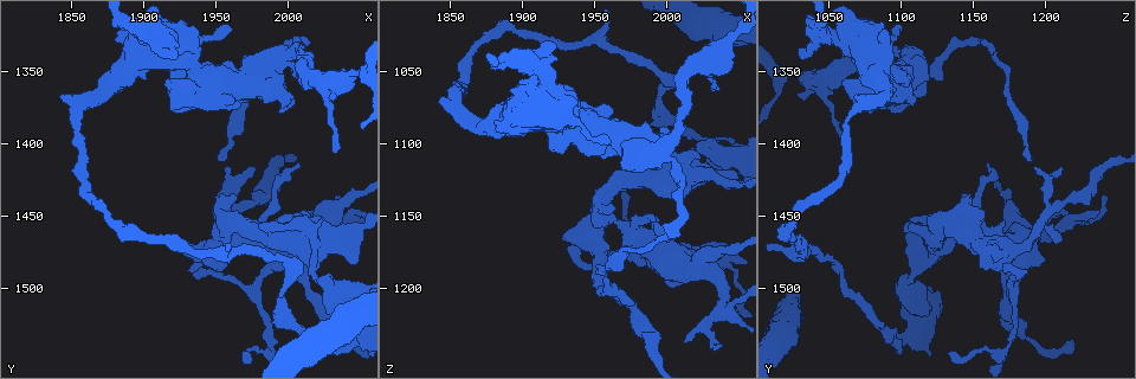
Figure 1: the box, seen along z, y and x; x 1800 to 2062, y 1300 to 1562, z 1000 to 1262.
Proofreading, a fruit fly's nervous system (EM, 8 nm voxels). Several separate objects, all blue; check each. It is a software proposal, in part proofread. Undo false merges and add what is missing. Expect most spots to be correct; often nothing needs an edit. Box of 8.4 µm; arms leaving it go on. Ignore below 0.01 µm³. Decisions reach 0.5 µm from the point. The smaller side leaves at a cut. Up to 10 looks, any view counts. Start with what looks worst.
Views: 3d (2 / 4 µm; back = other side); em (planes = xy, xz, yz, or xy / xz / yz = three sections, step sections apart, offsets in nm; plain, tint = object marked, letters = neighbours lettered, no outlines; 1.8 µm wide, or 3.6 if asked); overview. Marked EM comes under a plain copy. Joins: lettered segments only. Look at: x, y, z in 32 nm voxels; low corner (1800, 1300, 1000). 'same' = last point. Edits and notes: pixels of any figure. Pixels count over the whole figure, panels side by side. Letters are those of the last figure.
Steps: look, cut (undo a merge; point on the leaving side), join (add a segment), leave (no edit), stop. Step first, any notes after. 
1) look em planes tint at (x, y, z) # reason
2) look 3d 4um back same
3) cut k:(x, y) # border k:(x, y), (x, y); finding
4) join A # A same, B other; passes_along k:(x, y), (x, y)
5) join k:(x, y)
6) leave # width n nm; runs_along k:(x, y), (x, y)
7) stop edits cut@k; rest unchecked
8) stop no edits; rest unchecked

look em planes letters at (2036, 1512, 1112) # abrupt turn

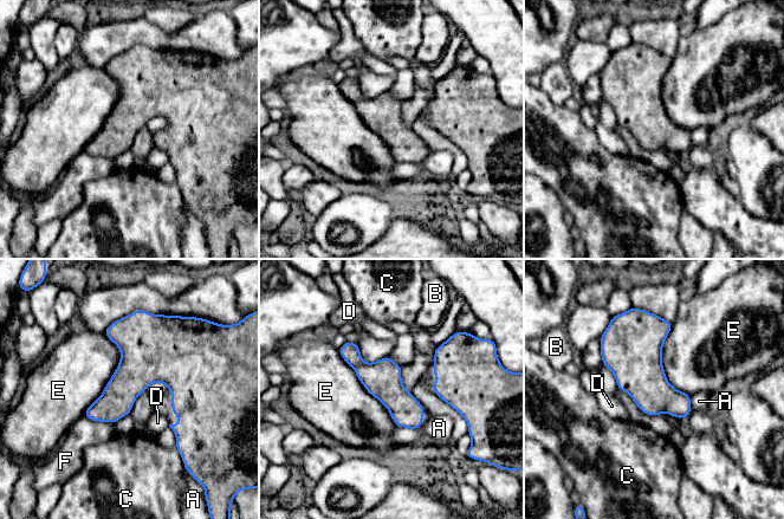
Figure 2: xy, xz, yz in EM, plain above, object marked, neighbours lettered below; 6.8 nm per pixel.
leave # width 260 nm; A other, B other, C other, D other, E other, F other; runs_along 2:(342, 350), (418, 423); one neuron here

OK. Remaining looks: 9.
look 3d 4um at (2002, 1344, 1112) # calibre changes

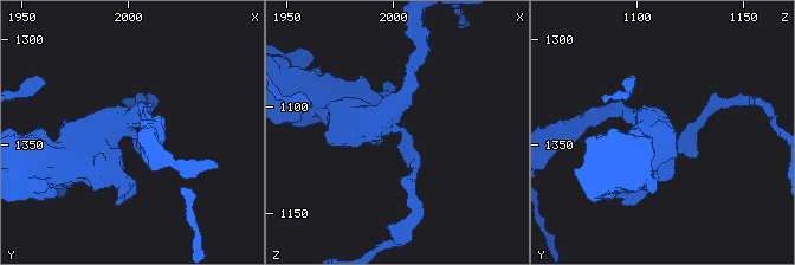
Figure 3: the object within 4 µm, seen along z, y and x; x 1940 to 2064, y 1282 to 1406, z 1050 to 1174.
look em 3.6um planes letters at (2000, 1345, 1110) # arms 3; arm_widths 170, 220, 550 nm

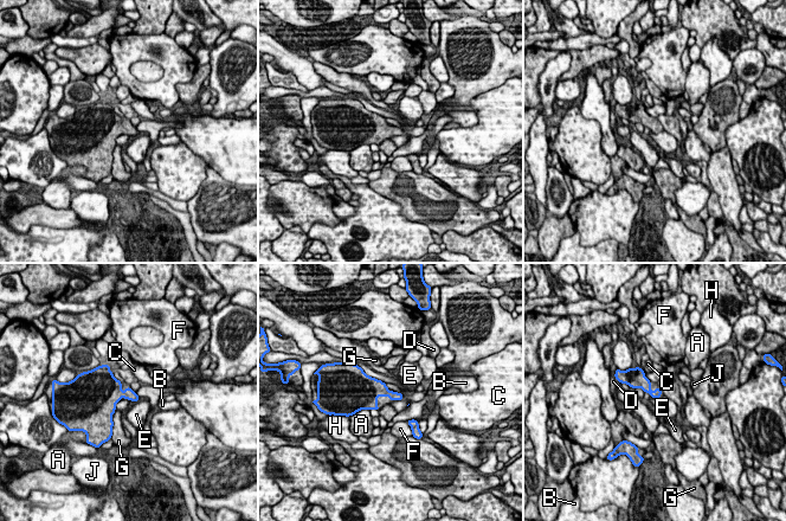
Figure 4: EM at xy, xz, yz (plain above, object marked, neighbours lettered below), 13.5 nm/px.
leave # A other, B other, C other, D other, E other, F other, G other, H other, J other; border 4:(139, 399), (135, 403); continuous, no second neuron

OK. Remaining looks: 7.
look em yz step 4 letters at (1954, 1410, 1188) # end of a long branch

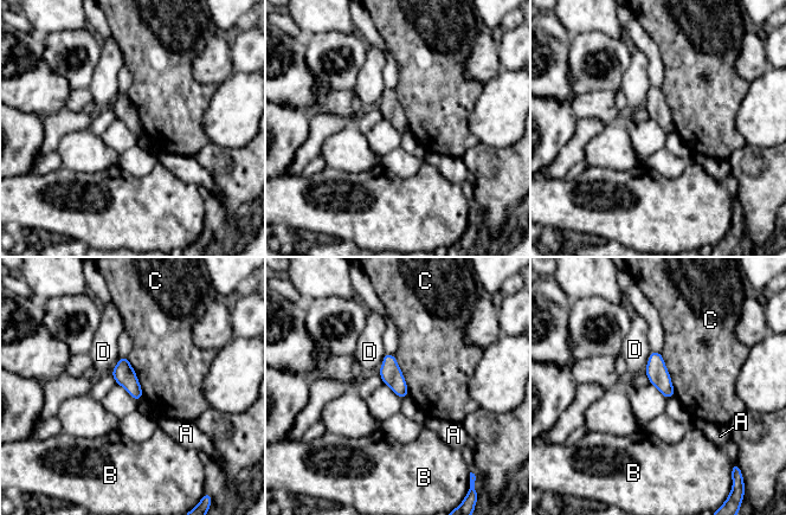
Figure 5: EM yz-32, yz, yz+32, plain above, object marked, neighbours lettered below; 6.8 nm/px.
leave # A other, B other, C other, D other; border 5:(659, 352), (675, 394); none of them fits

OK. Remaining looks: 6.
look em xz step 16 letters at (2022, 1356, 1042)

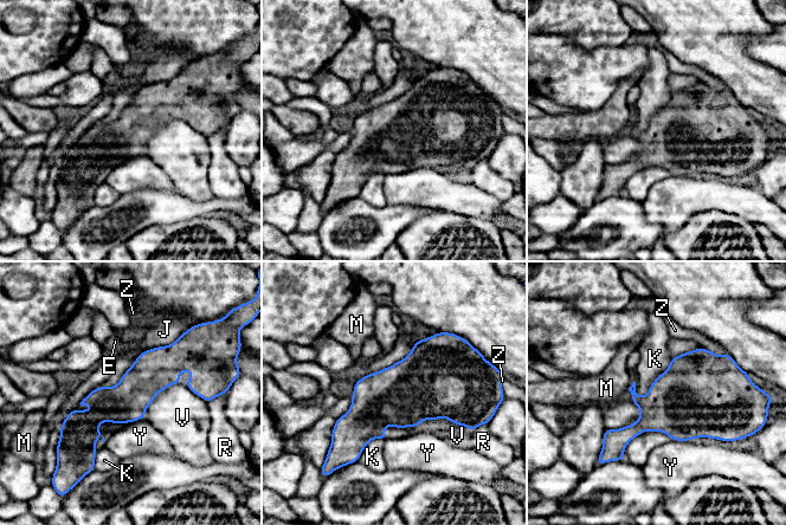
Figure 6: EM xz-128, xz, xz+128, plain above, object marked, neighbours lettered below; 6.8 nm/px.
look em planes letters same # another direction

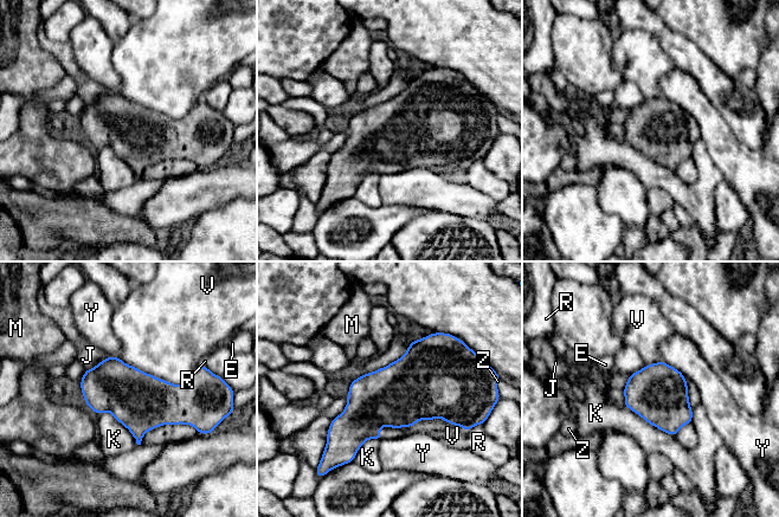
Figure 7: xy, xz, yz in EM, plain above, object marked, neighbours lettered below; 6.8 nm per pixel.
leave # longest_contact V 600 nm; E other, J other, K other, M other, R other, V other, Y other, Z other; all the same neuron

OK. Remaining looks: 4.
stop no edits; rest unchecked

